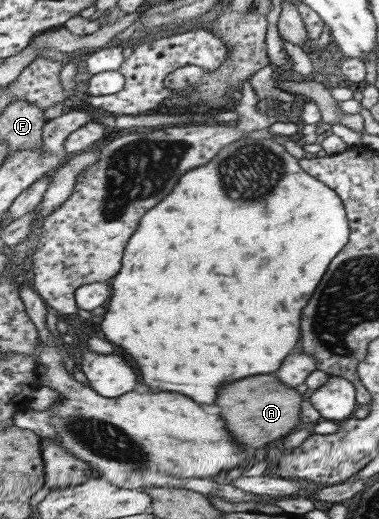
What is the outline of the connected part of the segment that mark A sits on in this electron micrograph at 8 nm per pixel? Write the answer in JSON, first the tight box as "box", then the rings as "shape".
{"box":[220,375,306,449],"shape":[[[258,375],[230,383],[228,387],[224,387],[224,391],[220,391],[220,407],[224,419],[228,419],[227,427],[245,449],[258,449],[266,443],[286,437],[294,428],[302,426],[300,407],[306,397],[281,381],[276,375]]]}

